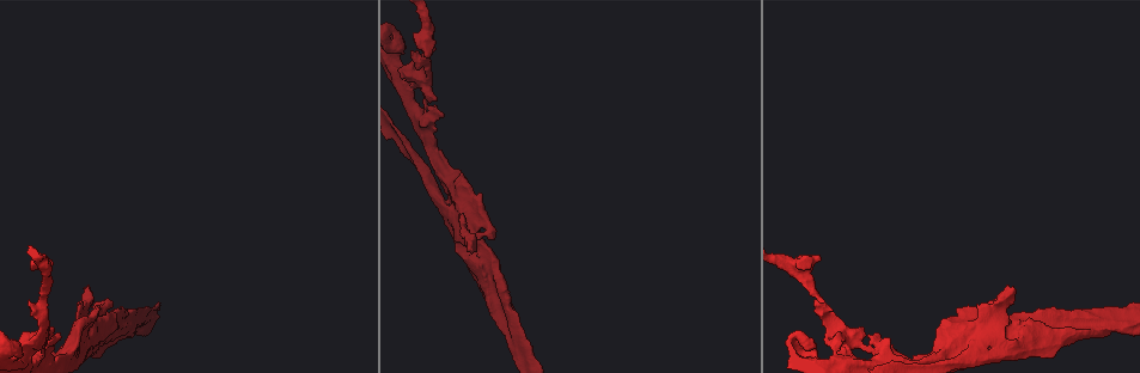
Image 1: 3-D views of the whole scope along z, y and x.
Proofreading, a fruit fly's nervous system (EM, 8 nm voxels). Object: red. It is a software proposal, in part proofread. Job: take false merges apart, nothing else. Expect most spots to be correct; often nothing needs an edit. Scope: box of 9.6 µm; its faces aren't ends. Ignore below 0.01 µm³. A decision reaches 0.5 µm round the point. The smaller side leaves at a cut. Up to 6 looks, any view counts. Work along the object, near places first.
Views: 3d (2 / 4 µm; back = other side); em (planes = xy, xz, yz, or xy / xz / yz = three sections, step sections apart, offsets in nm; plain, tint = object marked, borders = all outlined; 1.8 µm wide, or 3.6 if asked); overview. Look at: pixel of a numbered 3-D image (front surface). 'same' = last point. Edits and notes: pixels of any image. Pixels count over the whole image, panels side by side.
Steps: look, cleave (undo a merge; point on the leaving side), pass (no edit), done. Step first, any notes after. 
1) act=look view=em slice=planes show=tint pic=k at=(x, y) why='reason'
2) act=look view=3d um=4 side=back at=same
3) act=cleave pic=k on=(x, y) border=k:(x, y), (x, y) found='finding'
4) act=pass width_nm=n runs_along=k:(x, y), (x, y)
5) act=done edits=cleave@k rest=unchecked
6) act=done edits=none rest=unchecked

act=look view=em slice=xy step=16 show=tint pic=1 at=(22, 360) why='sudden change in width'

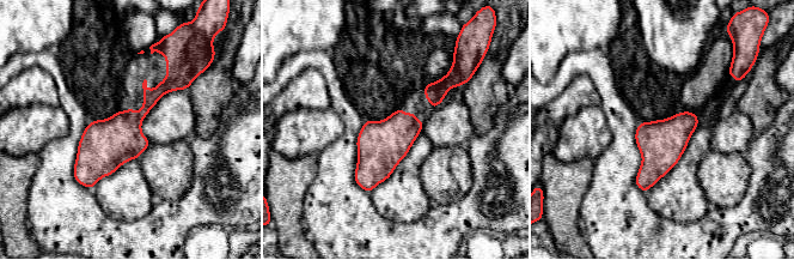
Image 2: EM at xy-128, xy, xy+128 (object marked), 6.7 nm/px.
act=look view=em slice=xz step=8 show=borders at=same

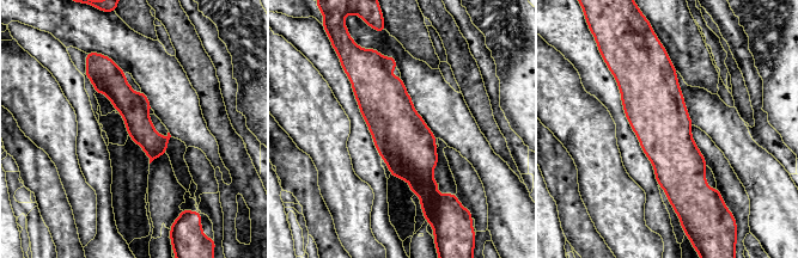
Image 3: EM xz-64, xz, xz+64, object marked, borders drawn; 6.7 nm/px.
act=pass runs_along=3:(377, 61), (377, 91), (427, 195) found='continuous, no second cell'

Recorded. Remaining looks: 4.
act=look view=em slice=xz step=4 show=plain pic=1 at=(493, 294) why='touches itself'

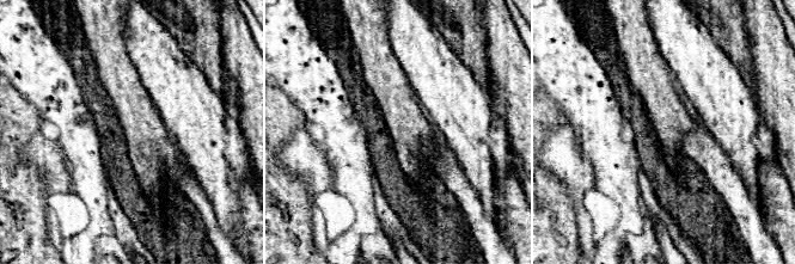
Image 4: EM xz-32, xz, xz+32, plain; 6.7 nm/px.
act=look view=em slice=xz step=4 show=tint at=same why='with the object marked'

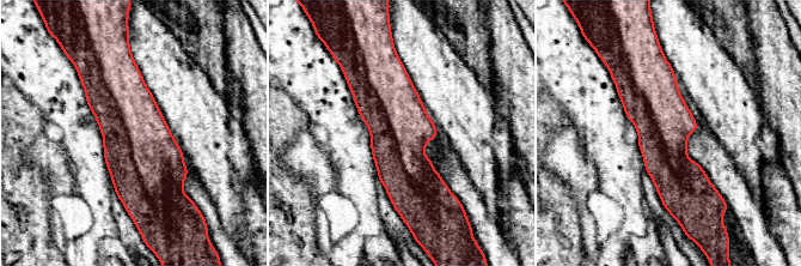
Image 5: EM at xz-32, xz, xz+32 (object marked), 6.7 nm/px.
act=cleave pic=5 on=(384, 147) border=5:(361, 60), (401, 164), (421, 187) found='two cells meet here'

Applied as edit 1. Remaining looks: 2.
act=look view=em slice=planes show=tint pic=1 at=(454, 188)

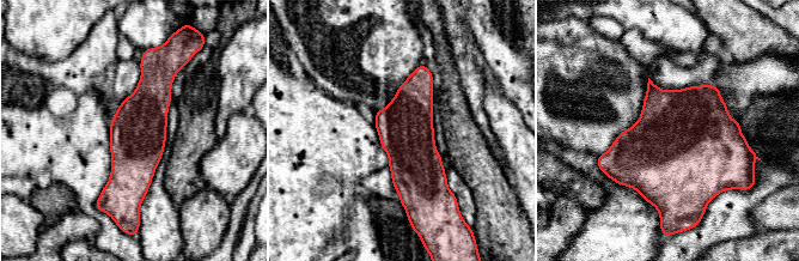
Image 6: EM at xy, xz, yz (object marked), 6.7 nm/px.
act=pass runs_along=6:(147, 62), (147, 107), (128, 205) found='all the same cell'

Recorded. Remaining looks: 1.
act=done edits=cleave@5 rest=unchecked

